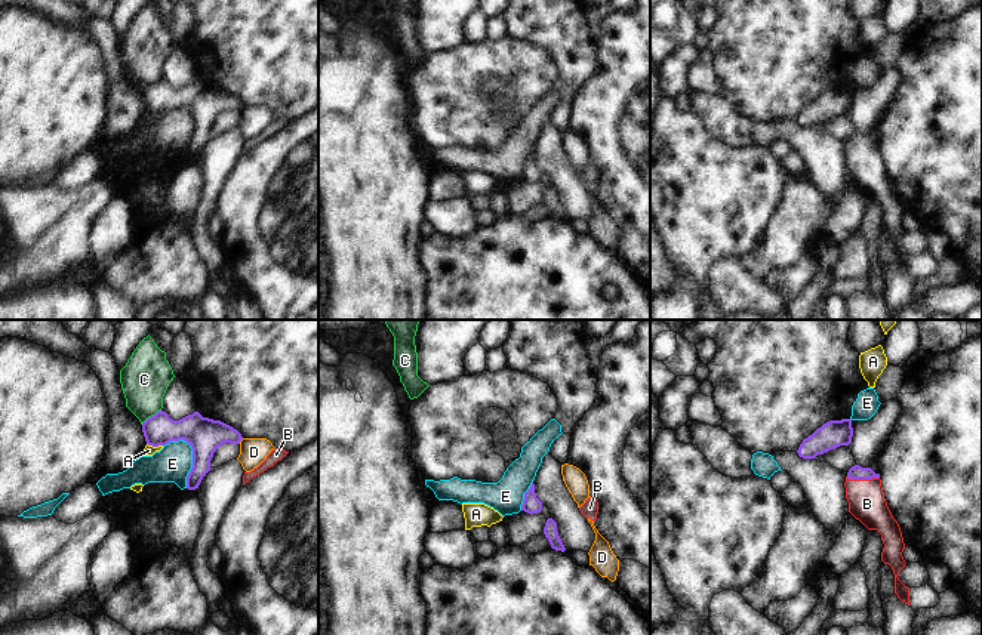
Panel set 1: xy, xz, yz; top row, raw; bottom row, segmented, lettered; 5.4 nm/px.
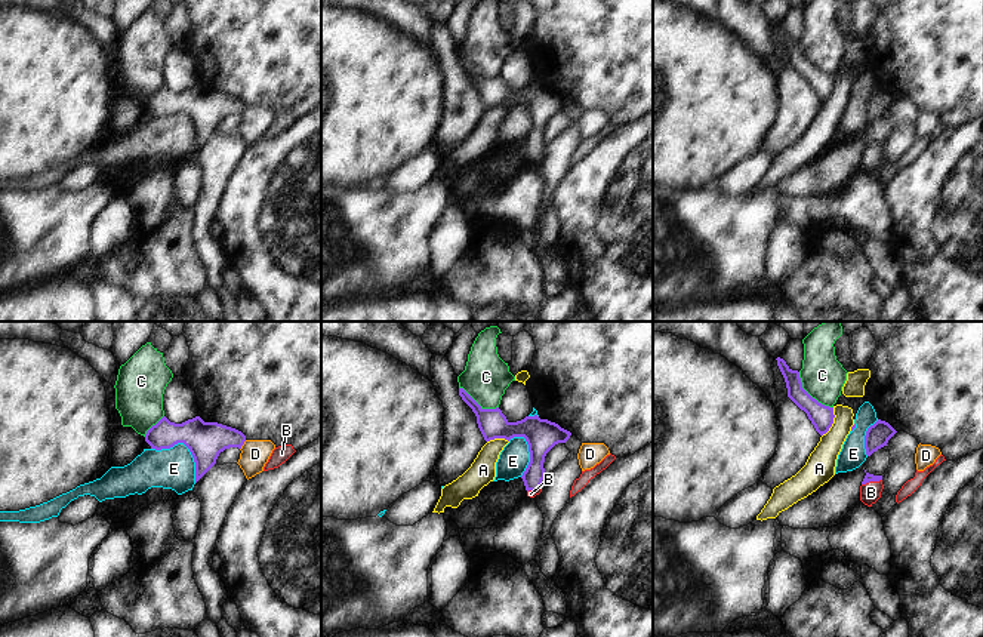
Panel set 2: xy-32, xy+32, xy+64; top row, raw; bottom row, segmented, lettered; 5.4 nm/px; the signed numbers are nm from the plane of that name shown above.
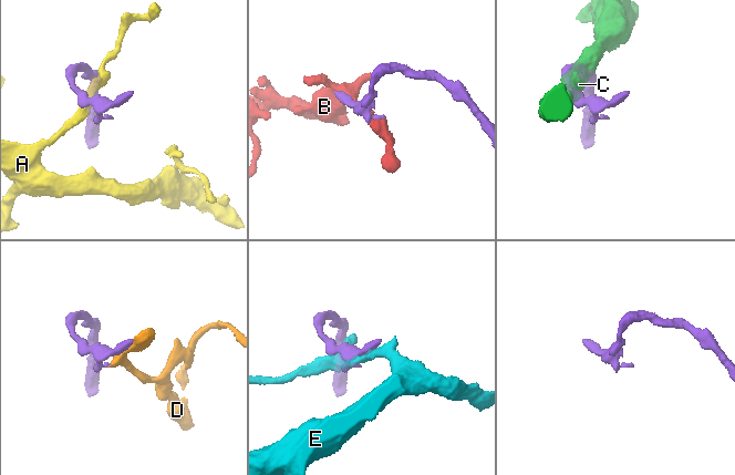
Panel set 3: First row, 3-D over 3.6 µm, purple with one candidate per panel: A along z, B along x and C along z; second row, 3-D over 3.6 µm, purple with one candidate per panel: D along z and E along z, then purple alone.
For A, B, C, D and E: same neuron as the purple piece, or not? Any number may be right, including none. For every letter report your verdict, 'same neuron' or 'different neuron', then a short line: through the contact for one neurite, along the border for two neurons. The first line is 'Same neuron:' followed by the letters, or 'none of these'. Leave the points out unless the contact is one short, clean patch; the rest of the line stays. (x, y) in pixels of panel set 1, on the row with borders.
Same neuron: B
A: different neuron | xy (147, 443), (162, 446)
B: same neuron | yz (855, 472), (862, 478), (867, 504)
C: different neuron | xy (160, 409), (141, 424)
D: different neuron
E: different neuron

